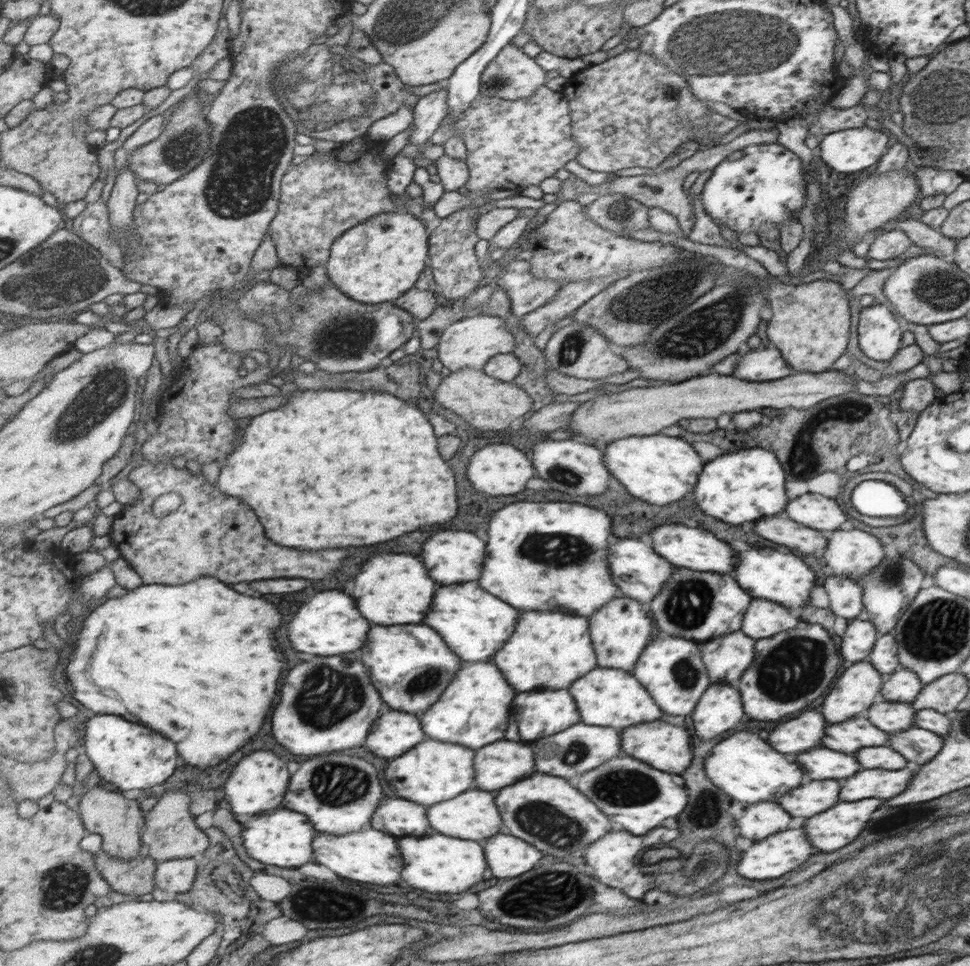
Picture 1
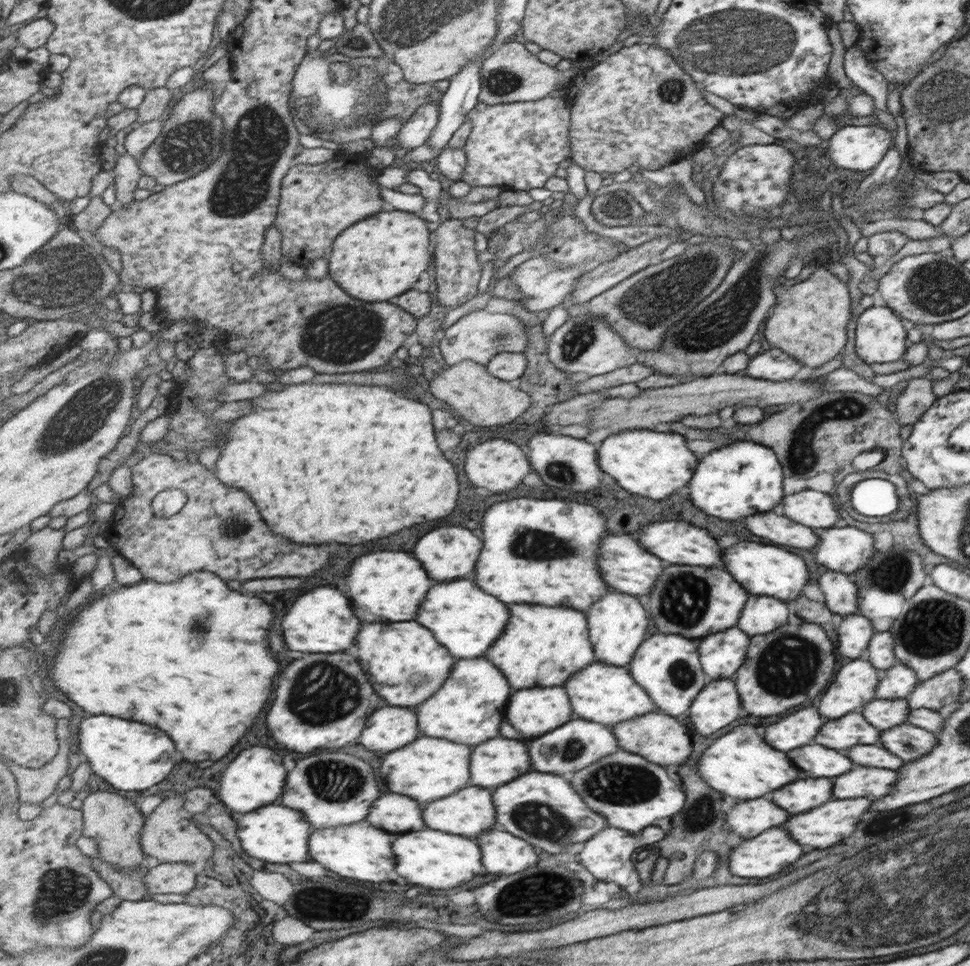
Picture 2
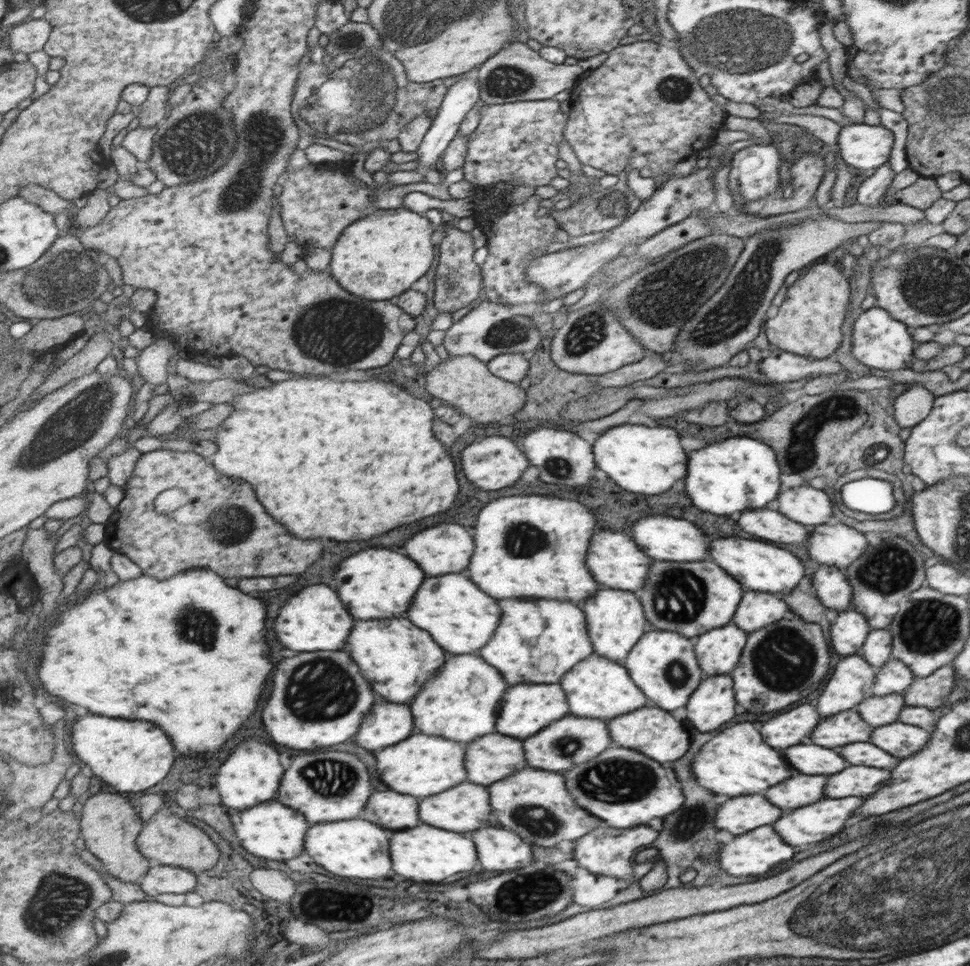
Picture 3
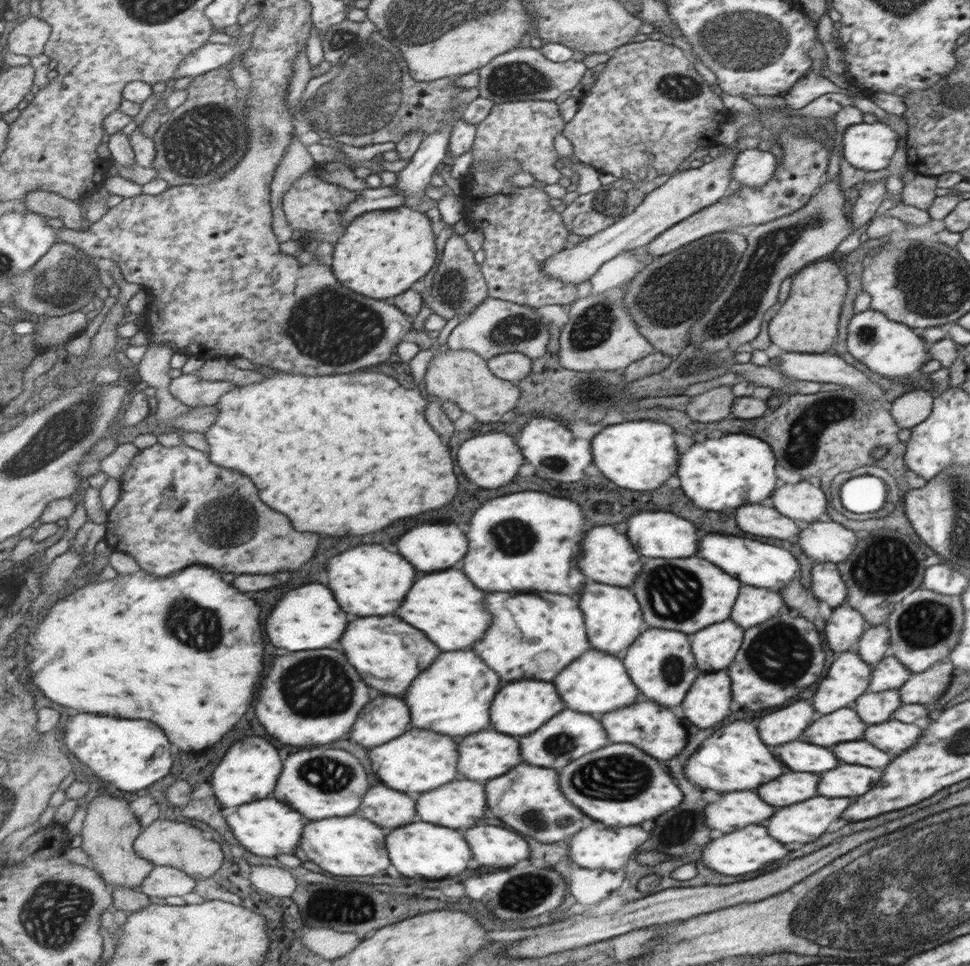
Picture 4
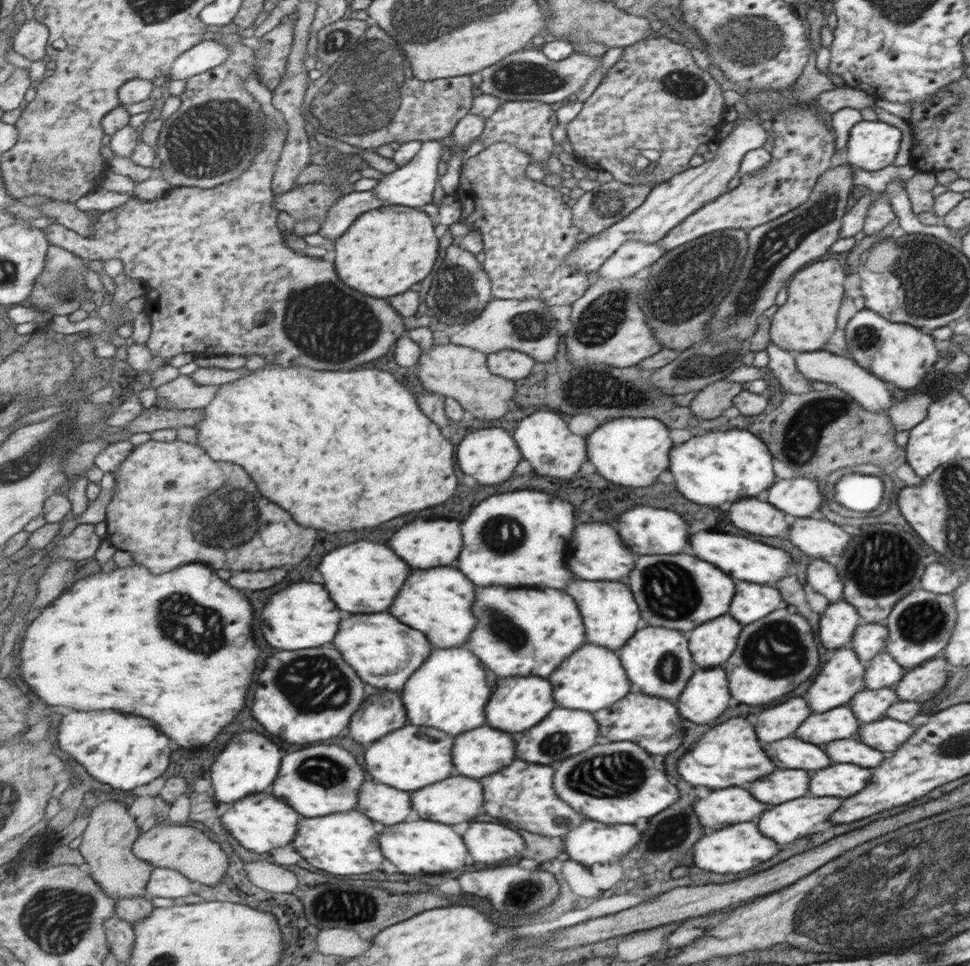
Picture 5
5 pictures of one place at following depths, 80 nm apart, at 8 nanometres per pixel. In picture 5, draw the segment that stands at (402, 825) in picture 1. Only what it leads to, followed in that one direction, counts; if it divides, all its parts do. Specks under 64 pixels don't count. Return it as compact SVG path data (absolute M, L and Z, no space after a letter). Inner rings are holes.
M365 782L359 793L357 810L367 812L367 816L377 822L393 826L407 820L407 816L413 812L413 804L409 792L401 792L387 784Z

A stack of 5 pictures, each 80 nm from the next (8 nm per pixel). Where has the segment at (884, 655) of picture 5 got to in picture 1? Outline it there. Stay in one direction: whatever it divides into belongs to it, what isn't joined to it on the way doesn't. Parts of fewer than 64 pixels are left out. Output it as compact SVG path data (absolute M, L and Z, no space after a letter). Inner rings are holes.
M897 668L884 677L881 693L883 700L889 702L912 703L922 690L922 681L915 672L907 668Z

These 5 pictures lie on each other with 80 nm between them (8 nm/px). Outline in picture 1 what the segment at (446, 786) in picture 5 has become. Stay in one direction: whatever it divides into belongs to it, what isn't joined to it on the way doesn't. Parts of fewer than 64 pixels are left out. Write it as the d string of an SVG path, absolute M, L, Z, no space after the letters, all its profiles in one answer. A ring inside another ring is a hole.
M469 790L463 796L457 796L455 800L435 804L435 808L429 810L429 820L435 830L447 832L447 836L459 836L465 840L487 840L501 832L504 822L498 804L495 802L493 792Z

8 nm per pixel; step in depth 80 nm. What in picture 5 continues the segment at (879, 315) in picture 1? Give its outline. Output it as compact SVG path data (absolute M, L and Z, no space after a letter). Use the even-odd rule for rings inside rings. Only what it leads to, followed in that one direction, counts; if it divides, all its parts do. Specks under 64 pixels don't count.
M871 310L855 311L851 318L842 321L846 350L852 360L874 374L883 382L887 381L903 390L913 388L921 382L929 370L933 370L935 362L935 344L931 336L921 334L917 328L909 325L888 321Z

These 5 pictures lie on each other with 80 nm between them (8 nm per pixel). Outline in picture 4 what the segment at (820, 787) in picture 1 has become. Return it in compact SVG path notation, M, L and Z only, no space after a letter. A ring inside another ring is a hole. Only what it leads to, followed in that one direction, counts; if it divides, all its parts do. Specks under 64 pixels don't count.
M789 772L779 776L779 780L775 782L771 780L771 784L763 784L757 794L763 796L763 800L767 800L767 804L771 806L789 806L815 796L817 782L819 778L815 774Z

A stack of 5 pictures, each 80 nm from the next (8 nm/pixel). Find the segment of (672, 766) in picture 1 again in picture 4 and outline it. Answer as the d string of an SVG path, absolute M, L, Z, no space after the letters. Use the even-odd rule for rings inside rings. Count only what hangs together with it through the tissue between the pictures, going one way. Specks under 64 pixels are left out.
M641 698L639 701L618 708L619 712L607 712L597 716L600 722L607 724L607 736L611 736L611 742L623 742L623 744L635 744L635 748L647 752L649 756L655 756L657 760L669 760L677 756L685 746L685 730L675 718L673 710L657 706L653 702ZM635 706L635 708L633 708Z

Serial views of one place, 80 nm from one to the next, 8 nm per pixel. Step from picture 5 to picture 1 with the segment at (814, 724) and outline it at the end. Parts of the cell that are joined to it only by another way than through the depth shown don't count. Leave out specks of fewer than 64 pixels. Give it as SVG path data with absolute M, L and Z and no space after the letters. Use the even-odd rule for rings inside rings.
M851 718L843 724L831 724L827 728L827 740L823 740L825 748L835 748L835 752L857 752L865 746L885 746L887 734L871 726L865 718Z

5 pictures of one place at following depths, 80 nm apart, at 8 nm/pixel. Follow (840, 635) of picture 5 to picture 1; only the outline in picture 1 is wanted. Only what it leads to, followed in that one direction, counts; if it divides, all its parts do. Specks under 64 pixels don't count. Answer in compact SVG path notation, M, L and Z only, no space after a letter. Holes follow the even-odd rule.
M867 618L849 621L839 637L839 652L848 664L866 660L877 636L877 630Z

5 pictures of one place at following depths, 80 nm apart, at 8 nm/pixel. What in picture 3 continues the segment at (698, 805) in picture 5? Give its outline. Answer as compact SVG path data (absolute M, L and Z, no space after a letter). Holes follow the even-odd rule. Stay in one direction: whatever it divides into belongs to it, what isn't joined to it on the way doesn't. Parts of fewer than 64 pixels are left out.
M737 796L719 806L715 824L719 824L719 830L727 830L737 836L757 826L773 824L779 816L781 810L771 806L763 796Z

